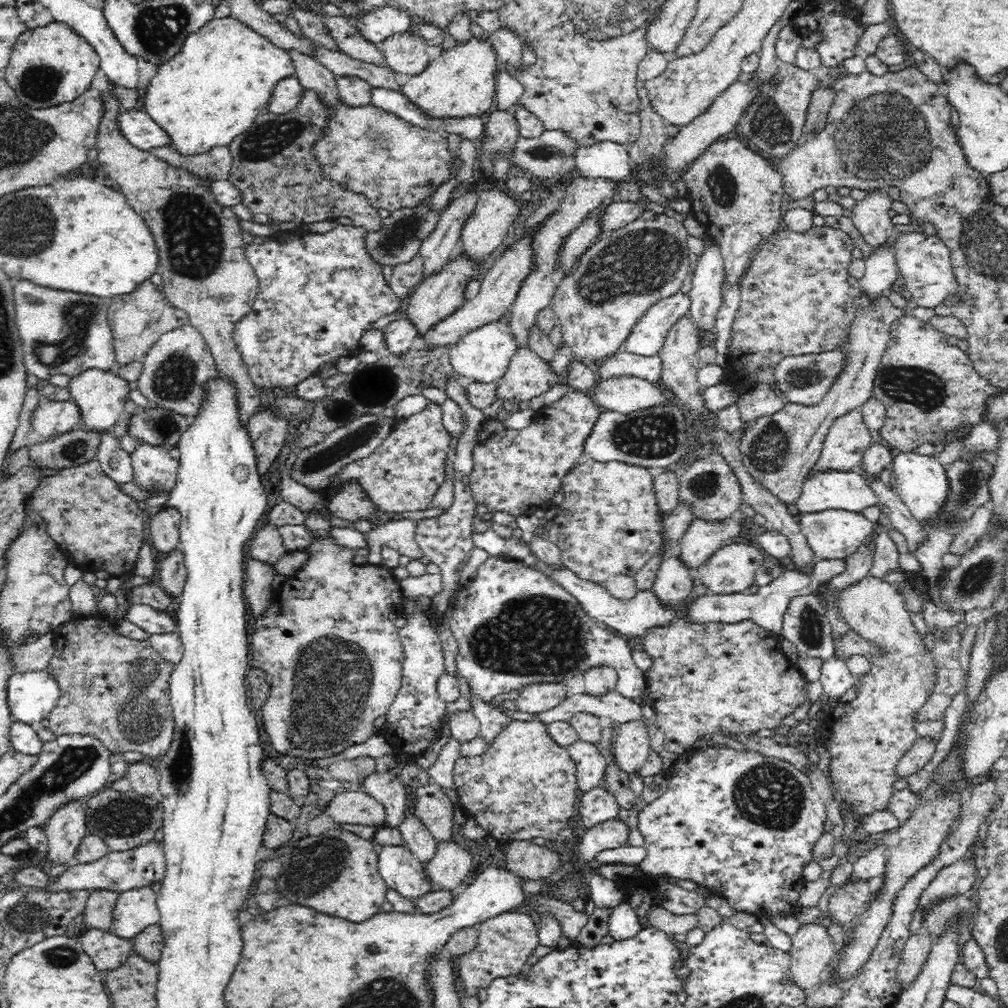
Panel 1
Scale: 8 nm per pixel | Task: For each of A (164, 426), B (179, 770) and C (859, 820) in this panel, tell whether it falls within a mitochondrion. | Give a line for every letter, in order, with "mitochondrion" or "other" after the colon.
A: mitochondrion
B: mitochondrion
C: other

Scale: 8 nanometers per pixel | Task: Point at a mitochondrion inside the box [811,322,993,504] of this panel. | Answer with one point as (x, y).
(924, 390)

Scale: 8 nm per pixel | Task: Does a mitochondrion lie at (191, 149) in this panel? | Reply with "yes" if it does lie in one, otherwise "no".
no

